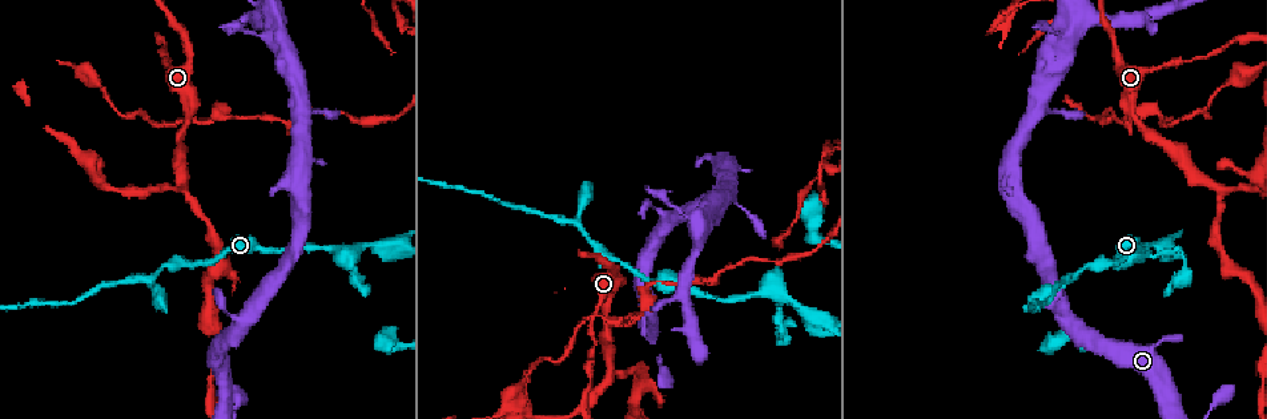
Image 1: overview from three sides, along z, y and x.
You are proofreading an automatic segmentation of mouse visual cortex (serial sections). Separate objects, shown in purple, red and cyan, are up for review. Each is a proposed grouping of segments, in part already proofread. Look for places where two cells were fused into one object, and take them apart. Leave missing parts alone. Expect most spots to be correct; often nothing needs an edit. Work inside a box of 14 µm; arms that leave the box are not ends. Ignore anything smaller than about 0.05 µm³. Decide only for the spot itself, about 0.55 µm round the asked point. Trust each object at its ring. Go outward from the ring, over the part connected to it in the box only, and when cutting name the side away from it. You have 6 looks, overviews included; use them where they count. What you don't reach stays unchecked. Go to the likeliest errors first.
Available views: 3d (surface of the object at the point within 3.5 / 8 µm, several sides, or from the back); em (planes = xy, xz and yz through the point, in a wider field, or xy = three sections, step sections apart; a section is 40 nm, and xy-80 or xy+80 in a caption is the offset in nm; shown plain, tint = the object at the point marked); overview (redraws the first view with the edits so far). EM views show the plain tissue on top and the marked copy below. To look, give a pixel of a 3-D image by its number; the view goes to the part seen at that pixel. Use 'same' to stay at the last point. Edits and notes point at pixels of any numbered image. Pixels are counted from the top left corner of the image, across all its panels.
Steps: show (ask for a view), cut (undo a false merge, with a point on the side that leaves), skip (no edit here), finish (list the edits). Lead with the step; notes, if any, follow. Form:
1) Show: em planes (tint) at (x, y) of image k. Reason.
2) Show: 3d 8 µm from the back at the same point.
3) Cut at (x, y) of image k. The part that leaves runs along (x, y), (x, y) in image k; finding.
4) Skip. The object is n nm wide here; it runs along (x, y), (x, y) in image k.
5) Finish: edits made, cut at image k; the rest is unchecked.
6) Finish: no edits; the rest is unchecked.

Show: 3d 3.5 µm from the back at (1220, 188) of image 1. Sharp bend.

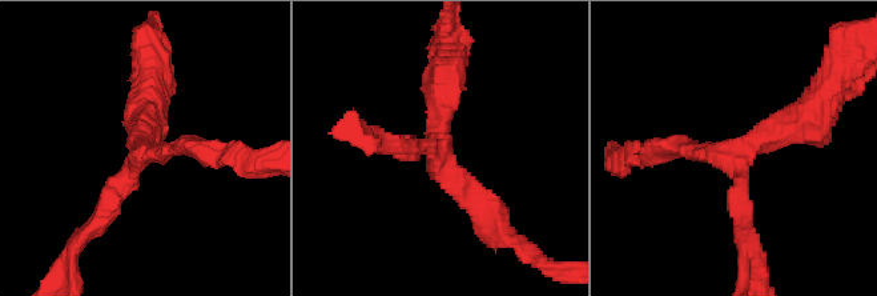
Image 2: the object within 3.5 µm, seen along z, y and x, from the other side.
Show: em xy step 2 (tint) at (439, 152) of image 2. 3 arms meet here; the arms are 200, 250, 400 nm wide.

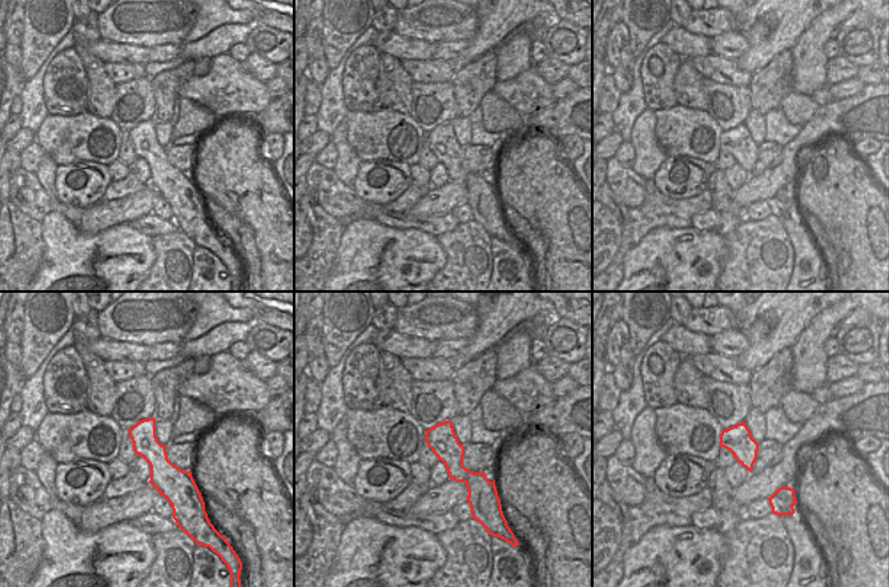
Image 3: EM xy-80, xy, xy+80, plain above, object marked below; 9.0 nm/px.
Show: em planes (tint) at the same point.

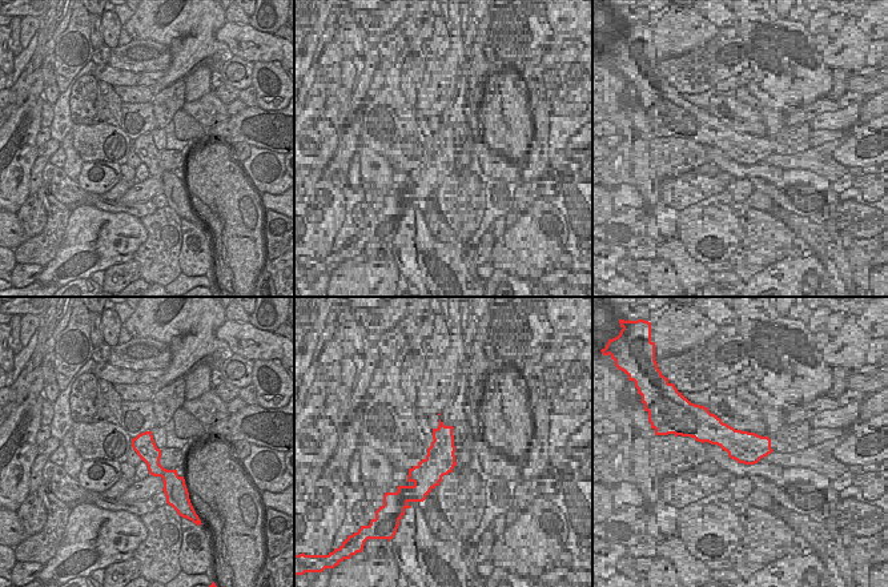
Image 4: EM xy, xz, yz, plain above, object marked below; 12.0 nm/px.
Skip. It runs along (812, 111), (737, 152), (744, 226) in image 2; one cell here.

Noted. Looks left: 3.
Show: 3d 3.5 µm at (816, 317) of image 1. Four or more arms meet.

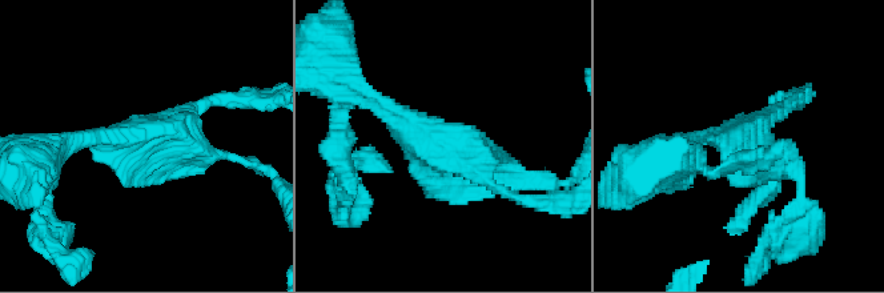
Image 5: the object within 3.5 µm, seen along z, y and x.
Show: em xy step 2 (tint) at (740, 137) of image 5. Shape alone is not enough.

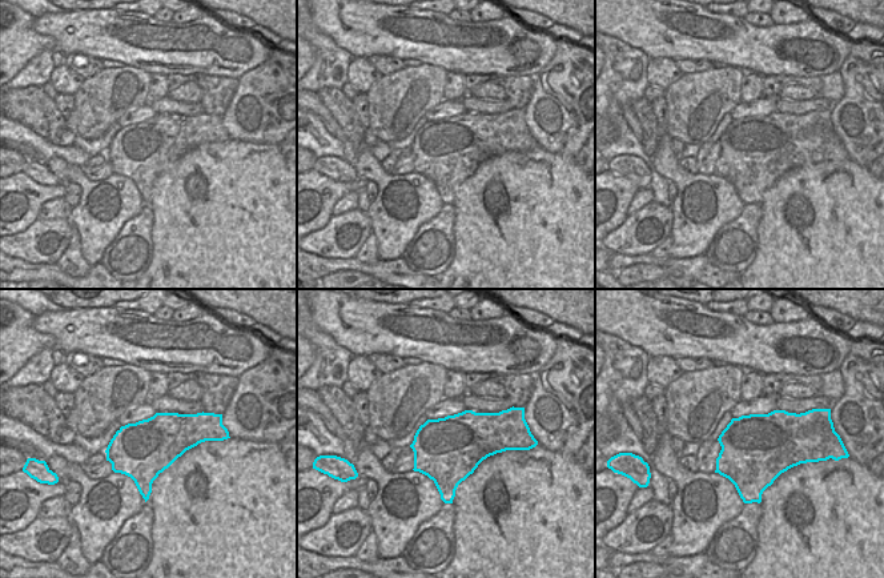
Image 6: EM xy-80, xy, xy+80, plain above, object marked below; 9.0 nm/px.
Skip. It runs along (364, 93), (445, 152), (511, 159) in image 5; all the same cell.

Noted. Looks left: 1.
Finish: no edits; the rest is unchecked.

